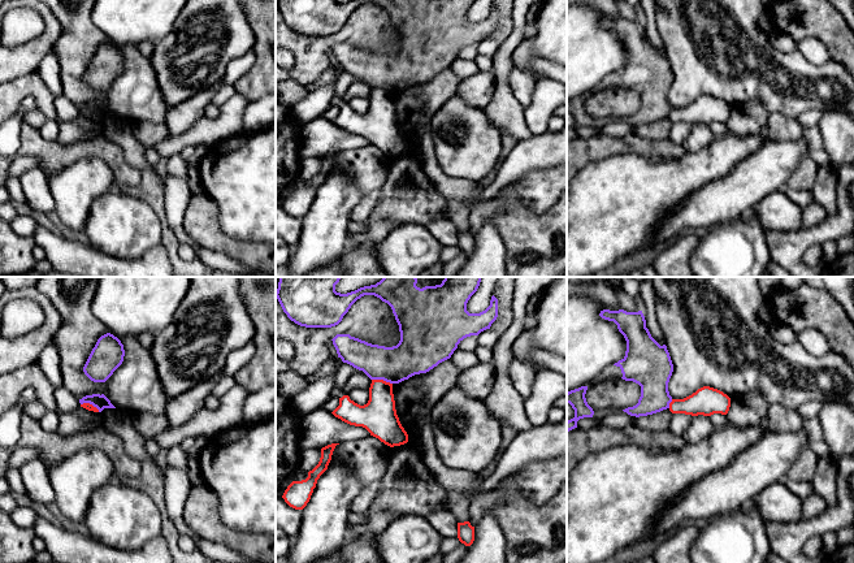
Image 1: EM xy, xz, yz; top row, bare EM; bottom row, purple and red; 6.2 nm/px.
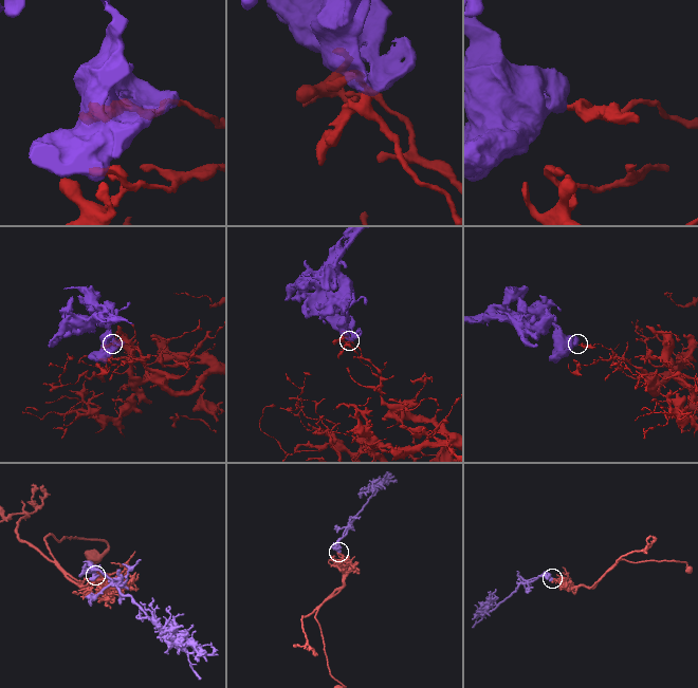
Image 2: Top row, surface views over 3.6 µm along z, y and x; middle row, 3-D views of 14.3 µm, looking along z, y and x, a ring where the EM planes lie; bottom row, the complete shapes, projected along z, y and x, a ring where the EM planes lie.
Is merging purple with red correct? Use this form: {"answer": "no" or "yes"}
{"answer": "no"}

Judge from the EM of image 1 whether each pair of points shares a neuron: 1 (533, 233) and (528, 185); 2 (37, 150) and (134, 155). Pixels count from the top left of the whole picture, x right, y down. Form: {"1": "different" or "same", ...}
{"1": "different", "2": "different"}

